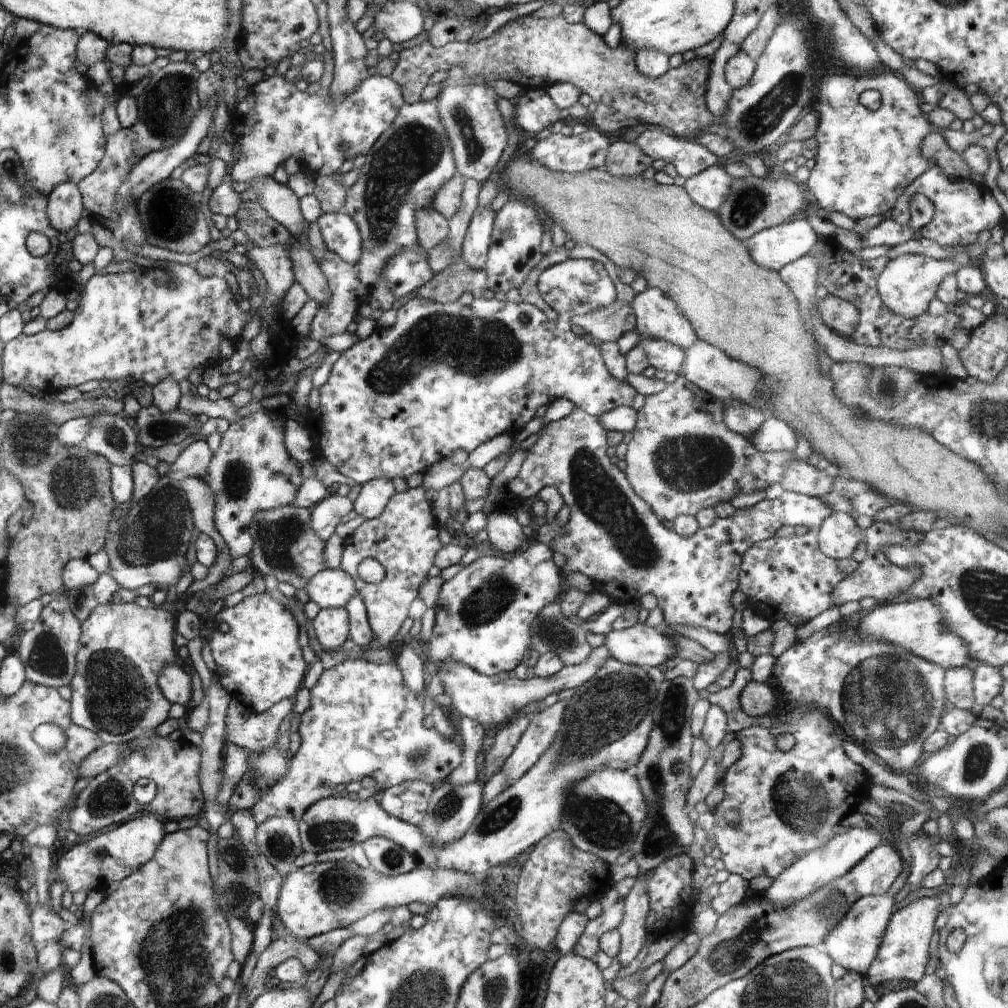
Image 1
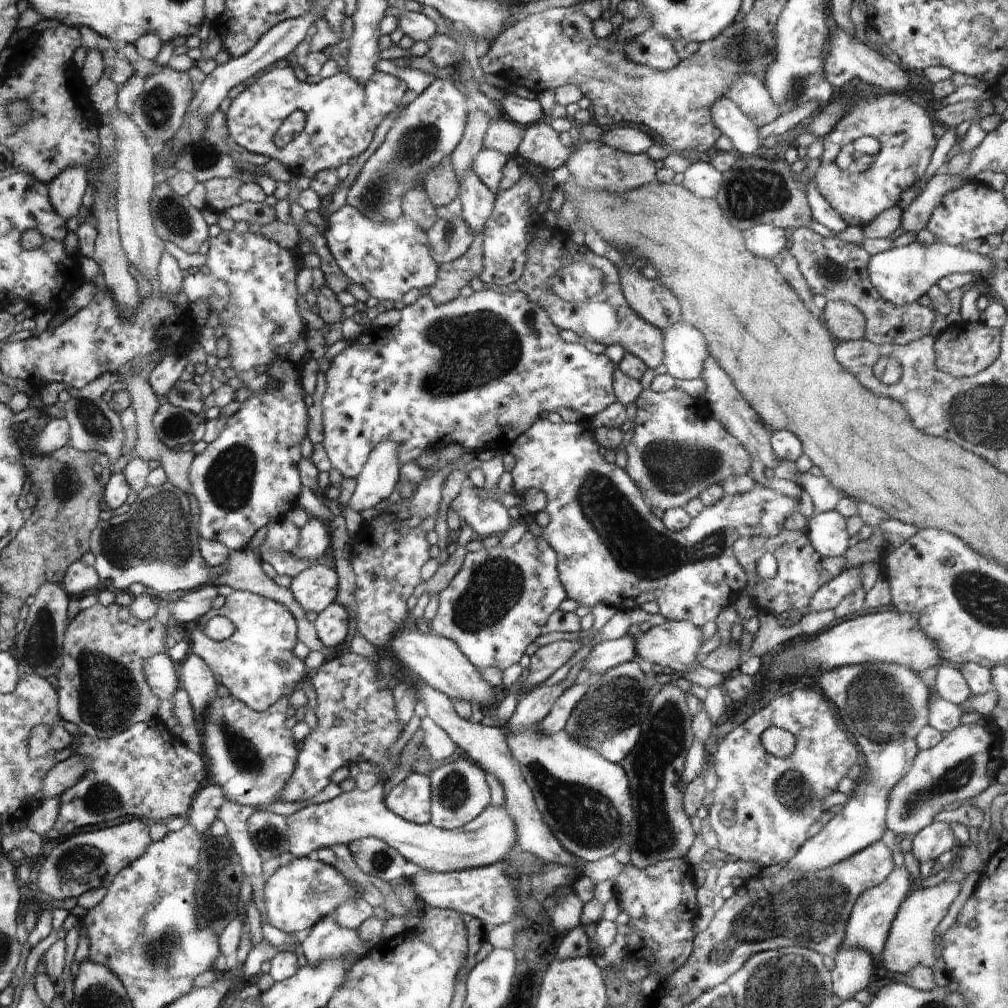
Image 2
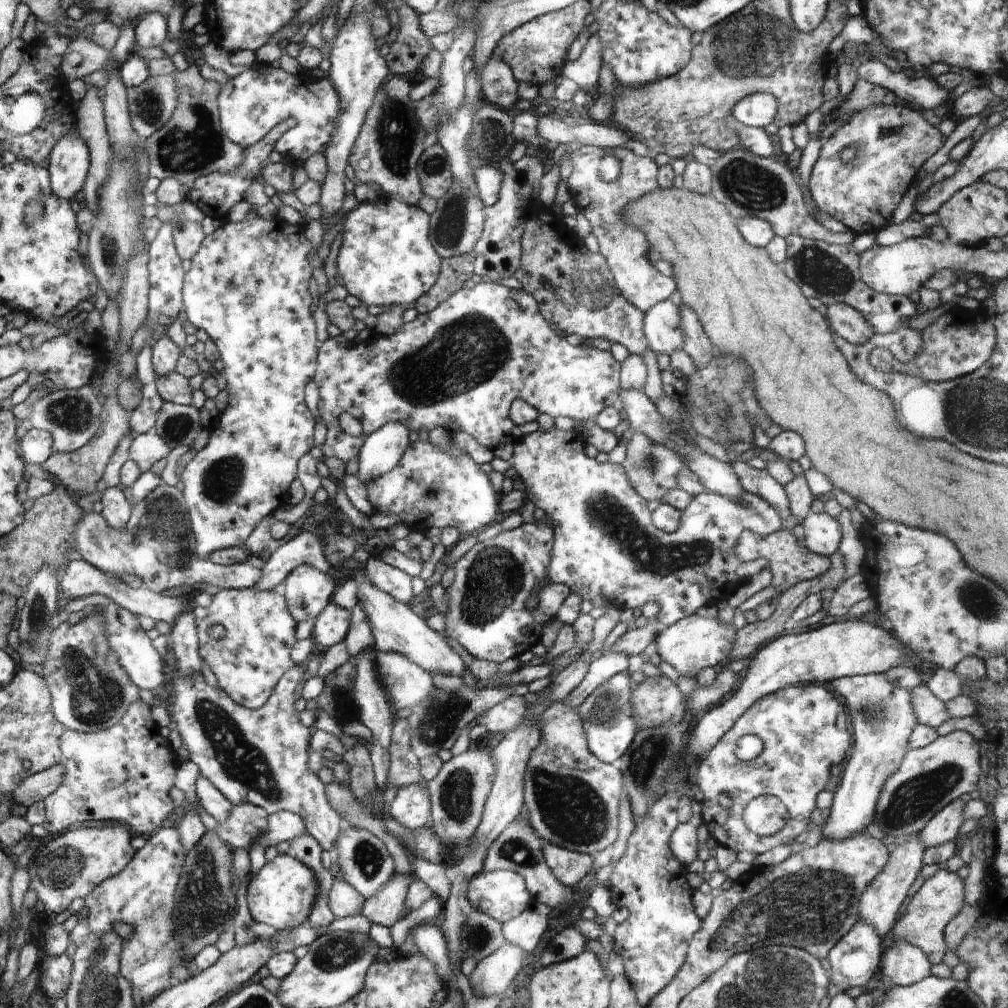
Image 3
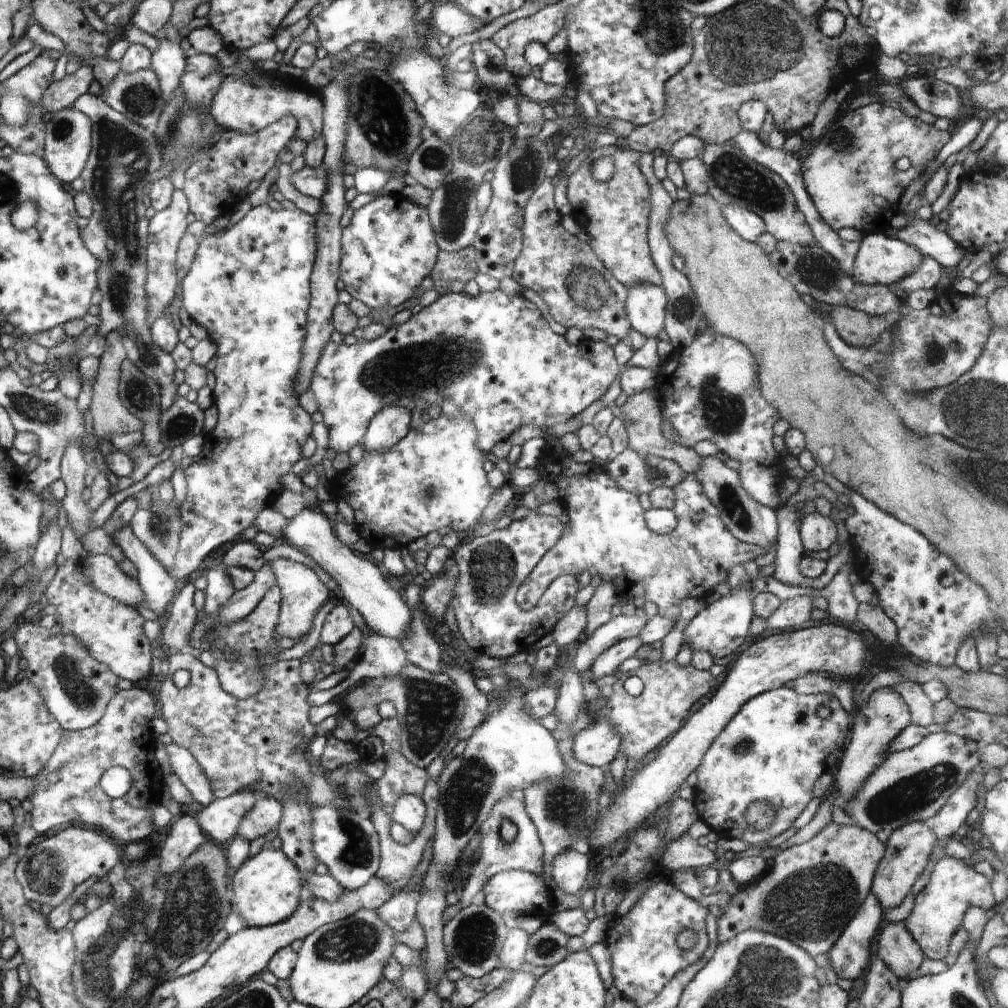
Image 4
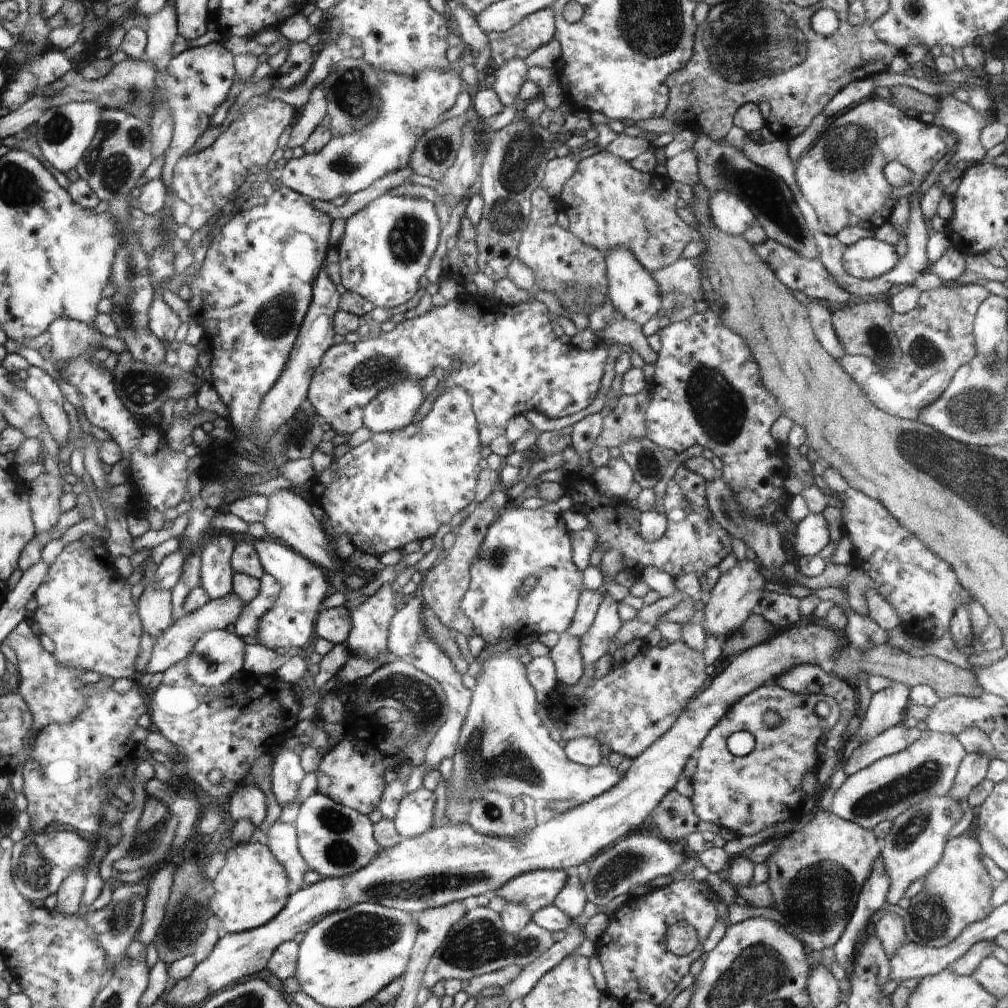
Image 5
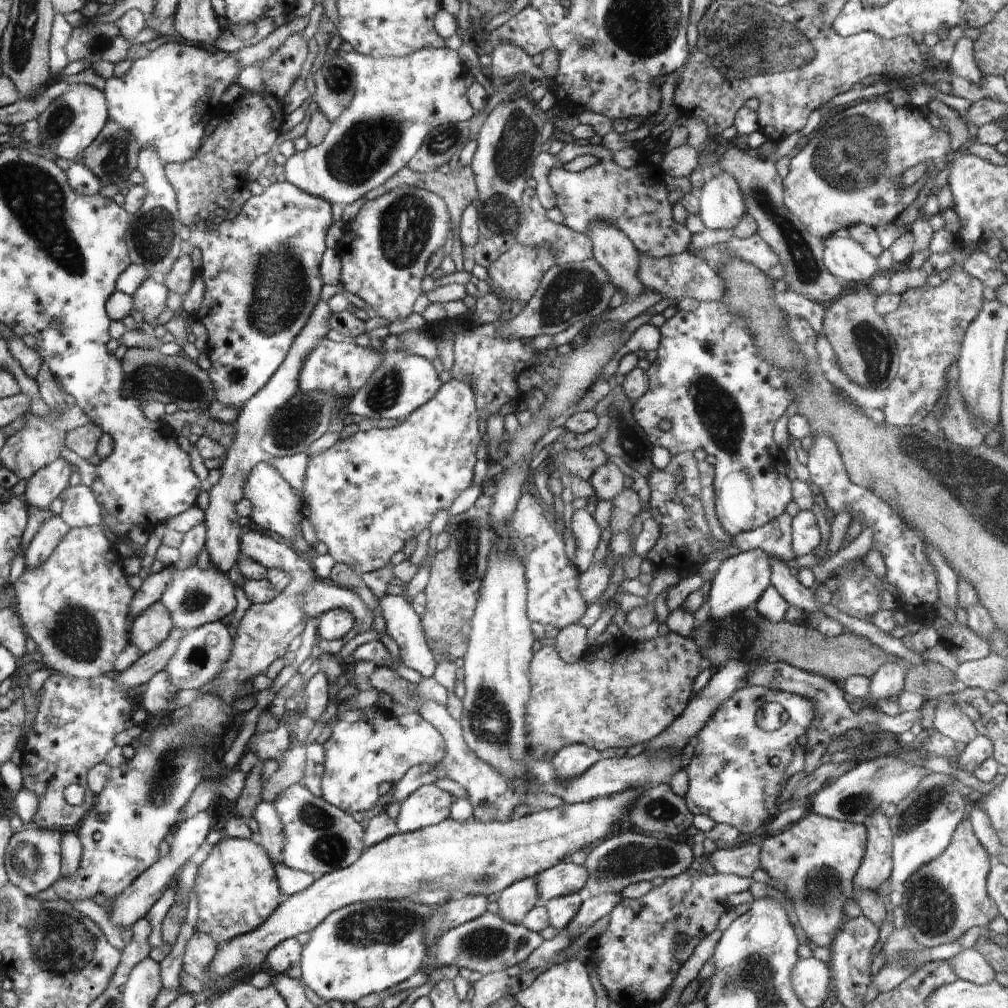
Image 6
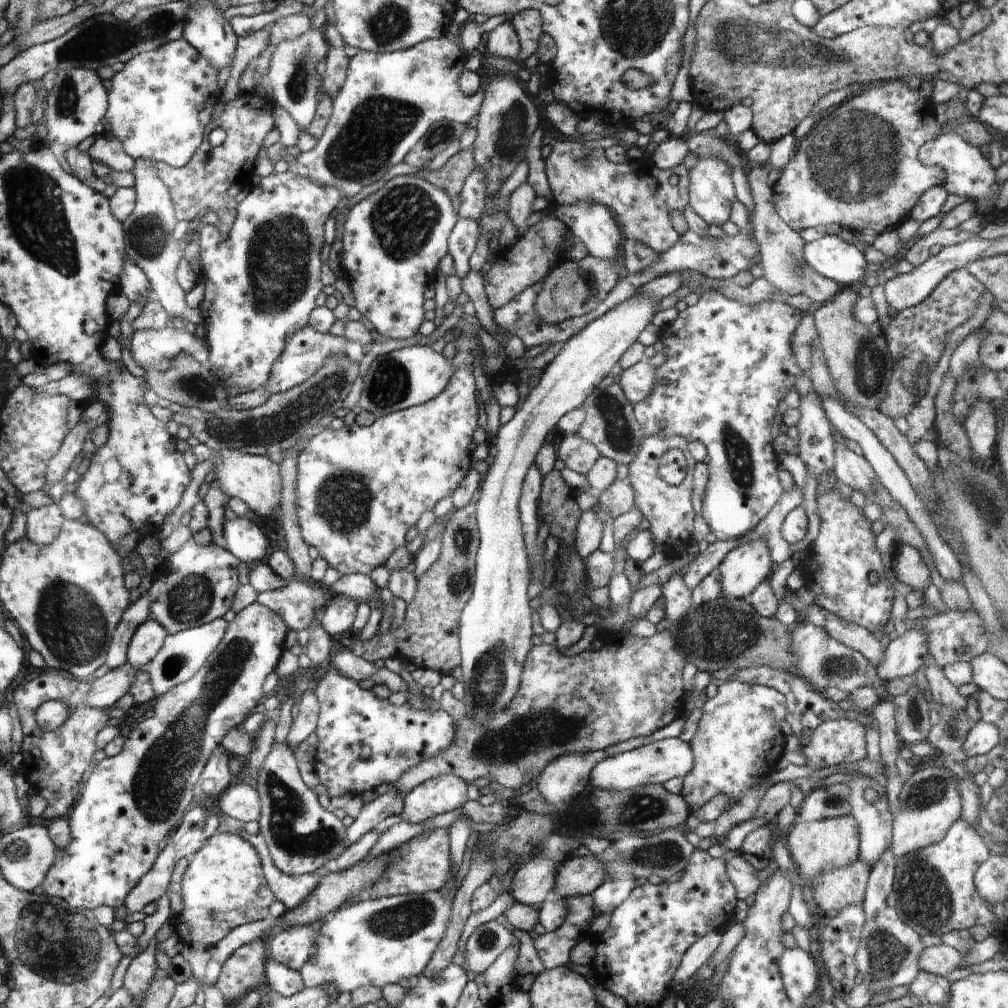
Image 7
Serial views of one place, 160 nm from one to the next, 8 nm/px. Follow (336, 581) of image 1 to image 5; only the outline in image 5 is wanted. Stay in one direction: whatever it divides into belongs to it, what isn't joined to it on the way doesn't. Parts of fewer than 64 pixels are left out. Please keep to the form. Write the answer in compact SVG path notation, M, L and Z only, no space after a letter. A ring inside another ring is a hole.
M267 538L254 539L252 544L258 553L262 568L266 573L277 578L281 586L279 597L267 614L260 619L256 638L262 645L272 650L285 648L288 651L292 646L302 650L302 646L312 636L315 620L319 612L323 610L324 599L332 591L330 584L318 566L290 547Z

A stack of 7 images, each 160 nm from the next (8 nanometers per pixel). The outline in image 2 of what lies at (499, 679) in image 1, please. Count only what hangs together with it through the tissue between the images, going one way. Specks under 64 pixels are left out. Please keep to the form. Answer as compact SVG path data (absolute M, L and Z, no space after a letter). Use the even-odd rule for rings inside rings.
M404 627L388 645L392 646L405 668L418 674L424 683L428 683L432 688L451 698L452 701L478 704L482 709L491 709L497 705L494 687L484 680L480 670L448 638L439 637L432 632L411 631ZM624 635L619 639L604 639L592 645L584 668L587 668L590 673L604 674L613 666L632 660L635 656L632 636Z

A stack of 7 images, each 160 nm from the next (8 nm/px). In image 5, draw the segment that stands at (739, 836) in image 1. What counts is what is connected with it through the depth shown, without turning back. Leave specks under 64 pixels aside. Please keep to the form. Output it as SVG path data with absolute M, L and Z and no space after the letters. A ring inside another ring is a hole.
M766 684L750 694L743 696L735 702L728 712L718 721L714 728L708 731L695 755L697 766L691 778L694 789L690 800L696 816L704 822L714 823L719 827L731 830L737 836L752 836L758 834L778 822L792 821L798 816L800 806L806 798L801 789L803 776L811 772L817 766L818 755L822 742L822 730L830 730L838 722L840 711L837 702L823 694L799 695L778 684ZM818 702L826 702L830 707L830 713L826 718L820 717L814 711ZM776 712L780 716L780 724L769 728L766 722L766 714ZM736 731L750 732L755 738L754 750L743 757L734 756L727 747L727 738Z

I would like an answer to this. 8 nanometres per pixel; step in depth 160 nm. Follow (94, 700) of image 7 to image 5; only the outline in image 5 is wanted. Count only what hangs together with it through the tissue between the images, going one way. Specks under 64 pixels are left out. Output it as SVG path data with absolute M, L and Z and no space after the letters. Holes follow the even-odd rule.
M234 592L225 595L224 598L216 599L212 597L204 606L198 607L196 610L182 614L156 639L151 658L147 663L146 672L164 672L173 664L186 659L192 652L194 645L204 633L220 629L224 630L230 624L235 624L242 614L245 602Z

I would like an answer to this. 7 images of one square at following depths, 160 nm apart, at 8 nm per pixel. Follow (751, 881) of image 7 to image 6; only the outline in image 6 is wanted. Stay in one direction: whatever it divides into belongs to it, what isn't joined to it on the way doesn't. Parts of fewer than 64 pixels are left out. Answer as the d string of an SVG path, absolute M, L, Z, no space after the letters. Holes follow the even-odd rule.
M747 841L744 846L734 848L717 849L710 854L708 860L716 871L725 875L736 875L743 877L752 877L752 873L760 867L761 847L758 844L752 844Z

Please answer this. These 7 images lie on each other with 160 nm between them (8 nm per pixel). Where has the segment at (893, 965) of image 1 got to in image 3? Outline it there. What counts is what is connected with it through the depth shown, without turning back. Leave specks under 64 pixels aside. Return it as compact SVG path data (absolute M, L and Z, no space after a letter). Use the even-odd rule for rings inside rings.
M940 867L940 871L927 878L921 888L912 896L906 911L894 925L893 940L904 941L918 947L929 960L931 965L940 964L947 951L944 940L946 925L965 905L965 884L957 872L950 872Z

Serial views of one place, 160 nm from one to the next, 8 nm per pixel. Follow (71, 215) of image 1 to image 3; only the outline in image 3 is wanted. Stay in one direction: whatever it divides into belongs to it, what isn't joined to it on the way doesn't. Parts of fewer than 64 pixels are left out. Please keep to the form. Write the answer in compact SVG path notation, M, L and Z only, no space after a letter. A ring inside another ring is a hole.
M79 134L65 135L52 150L50 165L51 190L59 199L73 201L80 196L88 176L90 155Z

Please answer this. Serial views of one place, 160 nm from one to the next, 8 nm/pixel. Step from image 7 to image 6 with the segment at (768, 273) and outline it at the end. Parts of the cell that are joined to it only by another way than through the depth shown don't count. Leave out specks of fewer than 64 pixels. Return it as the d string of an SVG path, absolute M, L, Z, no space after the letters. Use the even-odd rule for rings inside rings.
M801 131L793 132L784 140L776 143L774 158L770 159L761 159L759 156L742 151L737 147L726 148L726 151L717 160L715 170L726 172L737 182L742 196L745 197L747 213L755 218L757 233L780 257L781 265L785 270L782 279L792 291L821 303L826 300L836 300L844 293L844 288L840 280L830 274L824 264L824 240L812 236L803 227L799 218L796 218L784 206L784 191L780 186L783 179L775 167L775 162L791 155L803 141Z

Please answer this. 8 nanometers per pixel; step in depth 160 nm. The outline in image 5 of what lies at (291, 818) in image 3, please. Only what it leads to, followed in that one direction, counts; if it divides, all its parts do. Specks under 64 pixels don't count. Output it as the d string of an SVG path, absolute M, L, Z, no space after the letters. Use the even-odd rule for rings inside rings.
M240 784L227 798L227 814L234 822L250 820L254 827L259 827L267 815L266 797L254 785Z

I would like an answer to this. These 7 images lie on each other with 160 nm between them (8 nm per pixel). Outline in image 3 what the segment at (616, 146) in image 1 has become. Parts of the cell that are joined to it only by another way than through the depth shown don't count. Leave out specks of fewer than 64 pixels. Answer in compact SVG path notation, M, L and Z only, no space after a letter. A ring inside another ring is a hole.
M582 145L575 151L569 151L572 159L572 173L567 180L570 201L574 202L578 212L582 212L592 226L592 233L596 236L600 246L599 253L607 260L620 291L620 294L639 308L643 313L656 306L660 301L668 301L677 295L675 280L660 274L653 262L648 258L651 249L644 234L635 226L627 225L621 220L625 206L656 190L657 170L654 158L635 154L625 147L617 149L601 149L592 145ZM614 155L620 161L618 178L605 181L598 176L598 158Z

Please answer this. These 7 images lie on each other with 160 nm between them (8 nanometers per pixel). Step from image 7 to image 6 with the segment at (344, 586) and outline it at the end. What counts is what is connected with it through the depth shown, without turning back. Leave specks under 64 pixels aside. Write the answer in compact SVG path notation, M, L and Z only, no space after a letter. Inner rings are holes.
M386 594L379 601L386 632L397 642L403 664L420 672L424 679L433 676L437 660L427 645L421 618L406 594Z

